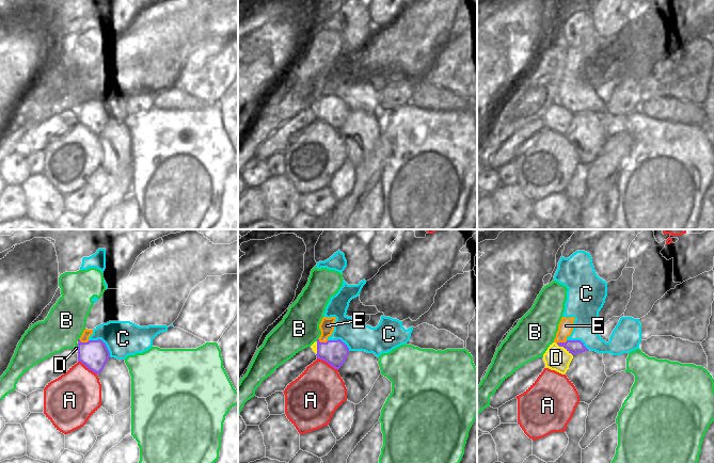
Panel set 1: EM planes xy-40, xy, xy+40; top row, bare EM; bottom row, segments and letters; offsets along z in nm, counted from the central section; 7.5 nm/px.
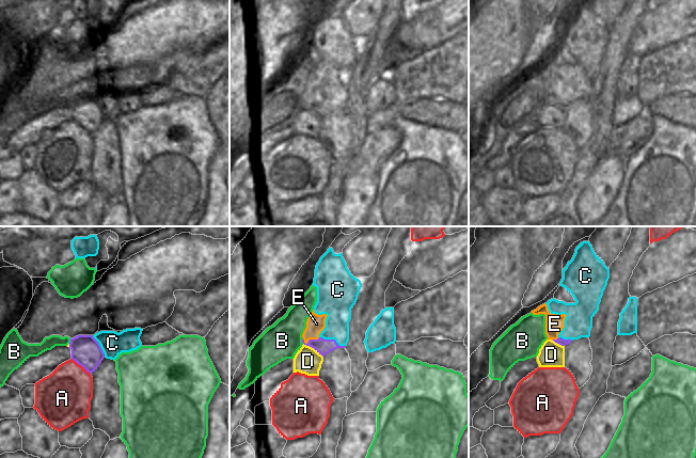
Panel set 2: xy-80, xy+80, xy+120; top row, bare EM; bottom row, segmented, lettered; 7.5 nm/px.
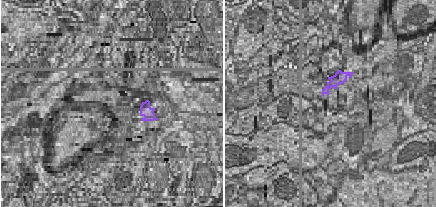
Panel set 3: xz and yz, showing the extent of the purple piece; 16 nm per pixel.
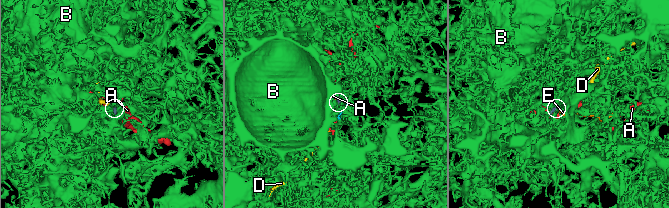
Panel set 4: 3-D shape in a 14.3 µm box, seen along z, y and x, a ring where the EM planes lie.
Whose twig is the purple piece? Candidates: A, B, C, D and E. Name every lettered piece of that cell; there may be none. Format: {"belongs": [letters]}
{"belongs": ["D"]}

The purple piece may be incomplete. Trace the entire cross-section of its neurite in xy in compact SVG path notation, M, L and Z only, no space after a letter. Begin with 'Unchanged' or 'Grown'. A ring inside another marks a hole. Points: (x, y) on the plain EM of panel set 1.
Grown. M317 100L311 109L316 114L317 119L327 123L337 131L343 127L349 115L349 109L340 100L328 101L327 103L320 103Z

